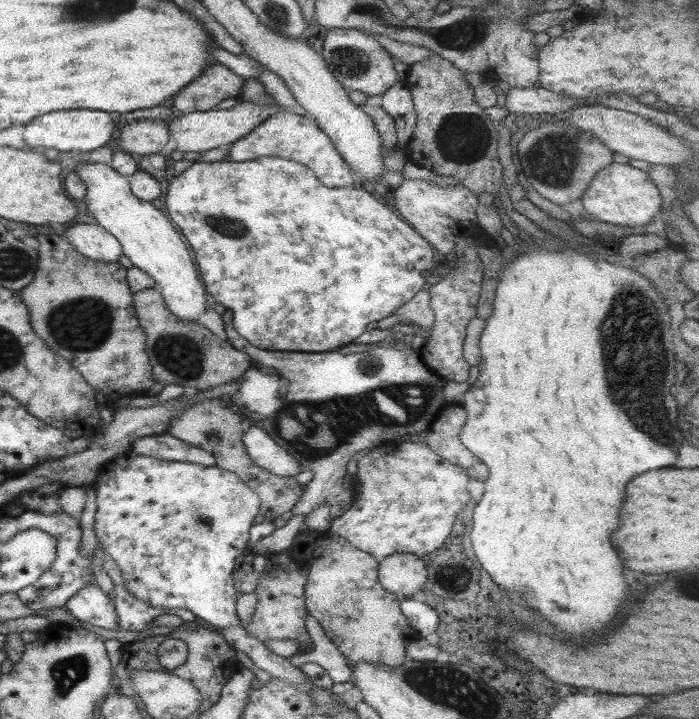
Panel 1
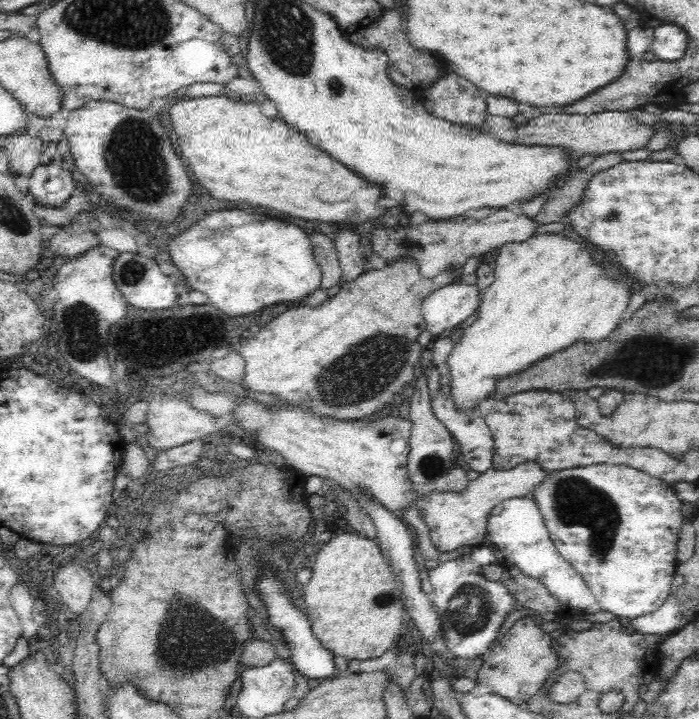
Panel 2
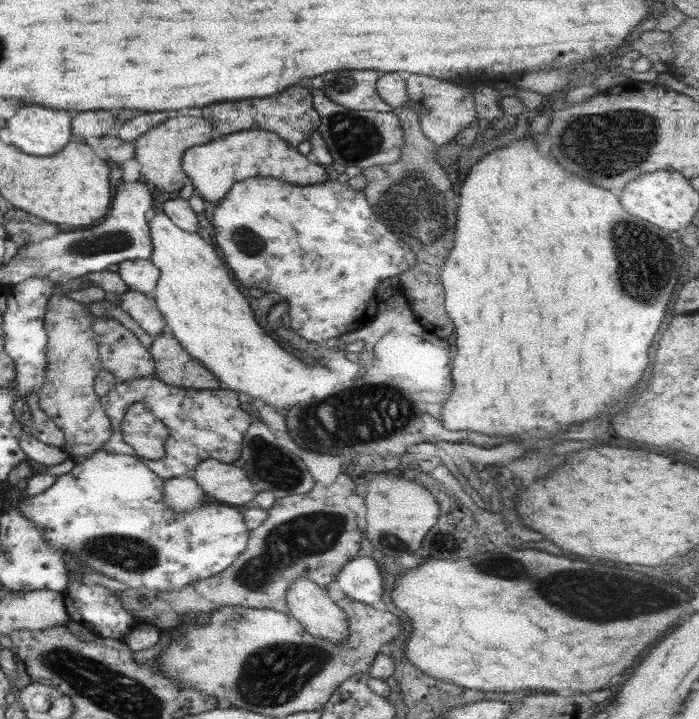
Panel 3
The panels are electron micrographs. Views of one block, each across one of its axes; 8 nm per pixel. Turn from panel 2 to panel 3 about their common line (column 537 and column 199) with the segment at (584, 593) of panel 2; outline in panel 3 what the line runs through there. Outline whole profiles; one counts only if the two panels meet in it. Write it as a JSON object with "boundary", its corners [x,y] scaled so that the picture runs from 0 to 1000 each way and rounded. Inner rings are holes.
{"boundary":[[[139,626],[79,665],[67,682],[50,690],[31,690],[19,704],[31,720],[47,727],[70,761],[100,771],[123,794],[142,796],[189,819],[242,822],[293,805],[322,793],[348,768],[358,739],[348,718],[313,698],[288,700],[269,712],[252,715],[233,697],[233,666],[219,659],[196,636],[153,631]]]}

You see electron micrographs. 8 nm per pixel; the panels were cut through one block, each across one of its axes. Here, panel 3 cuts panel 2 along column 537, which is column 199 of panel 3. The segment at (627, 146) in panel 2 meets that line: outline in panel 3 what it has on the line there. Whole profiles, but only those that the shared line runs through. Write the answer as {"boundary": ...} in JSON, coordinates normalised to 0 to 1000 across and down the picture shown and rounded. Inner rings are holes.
{"boundary":[[[250,157],[232,167],[222,178],[190,195],[193,223],[200,228],[200,245],[207,256],[225,267],[245,270],[272,253],[259,234],[260,214],[275,203],[302,196],[302,170],[290,163]]]}

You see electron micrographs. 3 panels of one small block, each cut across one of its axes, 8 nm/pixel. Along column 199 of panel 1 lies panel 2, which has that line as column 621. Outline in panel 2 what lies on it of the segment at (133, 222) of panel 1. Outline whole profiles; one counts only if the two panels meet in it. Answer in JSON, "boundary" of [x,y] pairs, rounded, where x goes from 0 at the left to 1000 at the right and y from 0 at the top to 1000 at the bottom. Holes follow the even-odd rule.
{"boundary":[[[793,325],[770,327],[767,331],[761,328],[750,338],[741,341],[730,339],[712,349],[712,356],[710,356],[710,373],[707,374],[708,387],[694,402],[692,416],[682,431],[684,439],[680,442],[678,448],[674,448],[668,455],[660,459],[637,503],[641,513],[641,527],[644,527],[641,529],[641,535],[644,535],[642,549],[647,555],[649,570],[655,576],[661,576],[661,573],[667,573],[667,570],[678,570],[678,567],[684,567],[690,559],[701,556],[707,545],[710,545],[712,529],[753,519],[758,512],[763,512],[767,505],[774,503],[773,501],[778,501],[778,498],[784,498],[787,492],[801,490],[801,487],[810,487],[810,484],[818,481],[818,478],[824,478],[824,476],[853,478],[853,476],[867,473],[876,459],[883,455],[881,449],[884,448],[887,437],[897,430],[901,414],[901,401],[904,401],[903,392],[893,392],[893,387],[890,392],[883,392],[881,385],[878,388],[864,384],[861,370],[850,367],[850,362],[844,360],[844,353],[841,353],[838,344],[841,344],[841,341],[833,337],[827,339],[827,337],[818,337],[818,334],[813,334],[813,331],[804,331],[800,325]]]}

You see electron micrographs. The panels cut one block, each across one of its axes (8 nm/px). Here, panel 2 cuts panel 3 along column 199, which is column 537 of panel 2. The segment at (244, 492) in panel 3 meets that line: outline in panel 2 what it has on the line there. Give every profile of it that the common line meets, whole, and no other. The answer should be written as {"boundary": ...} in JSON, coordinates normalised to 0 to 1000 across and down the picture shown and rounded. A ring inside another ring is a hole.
{"boundary":[[[767,641],[744,644],[730,654],[695,654],[677,669],[670,670],[667,682],[661,687],[647,687],[639,683],[618,684],[615,693],[607,687],[594,684],[595,702],[599,712],[611,715],[607,726],[615,733],[614,745],[617,754],[629,768],[644,768],[655,759],[690,757],[695,745],[698,720],[707,707],[730,693],[747,693],[761,690],[764,682],[781,670],[788,658],[775,652]]]}

